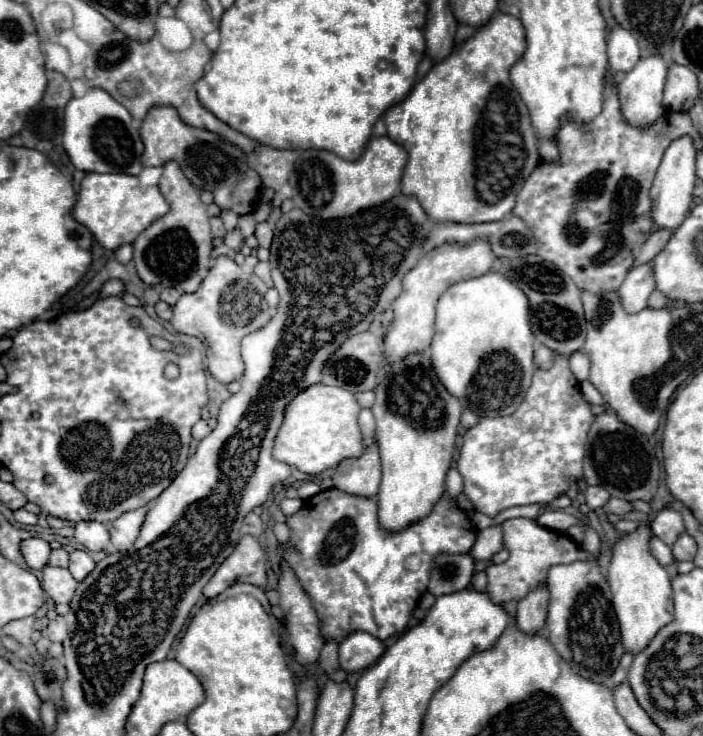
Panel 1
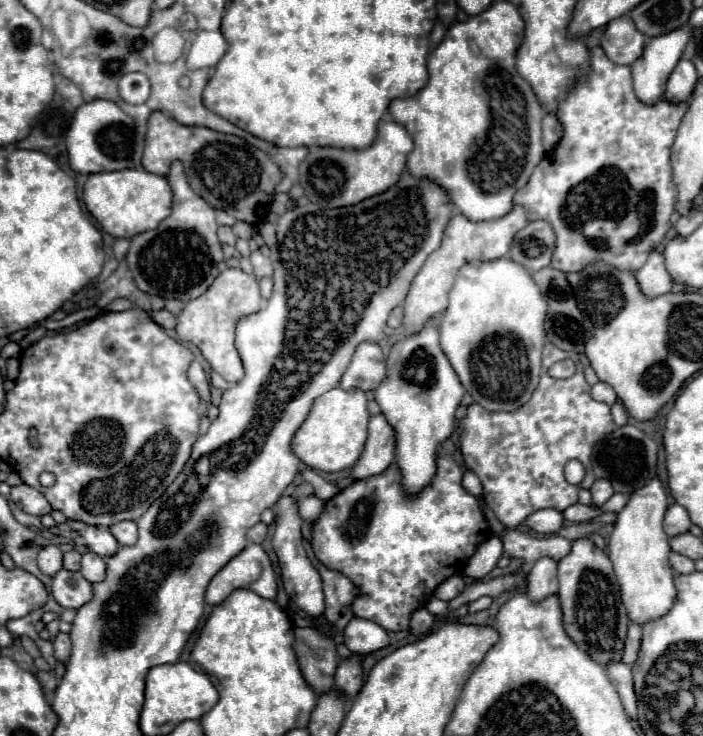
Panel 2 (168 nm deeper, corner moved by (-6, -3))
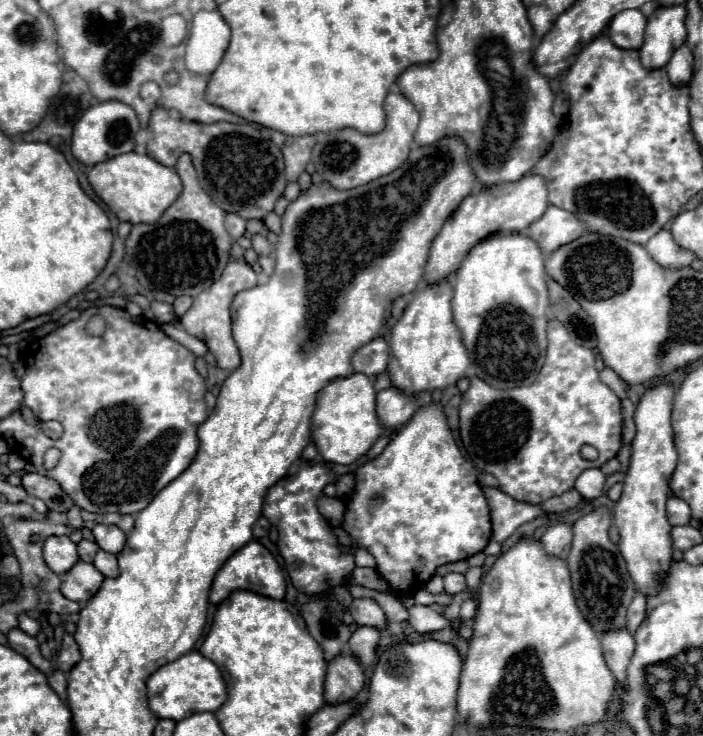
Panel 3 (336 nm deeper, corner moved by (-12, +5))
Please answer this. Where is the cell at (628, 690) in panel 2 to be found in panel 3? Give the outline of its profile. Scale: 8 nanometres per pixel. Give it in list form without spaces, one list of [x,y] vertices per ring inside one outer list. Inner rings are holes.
[[[618,628],[618,630],[608,630],[602,634],[602,650],[608,668],[616,676],[620,684],[626,680],[626,666],[628,660],[632,658],[634,652],[634,636],[628,632],[628,628]]]

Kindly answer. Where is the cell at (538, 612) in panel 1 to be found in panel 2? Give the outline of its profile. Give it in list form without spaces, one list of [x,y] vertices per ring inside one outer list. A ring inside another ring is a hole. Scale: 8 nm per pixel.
[[[540,558],[532,572],[528,574],[528,584],[526,584],[526,596],[532,602],[542,602],[548,596],[554,596],[558,592],[558,580],[556,580],[556,562],[550,558]]]

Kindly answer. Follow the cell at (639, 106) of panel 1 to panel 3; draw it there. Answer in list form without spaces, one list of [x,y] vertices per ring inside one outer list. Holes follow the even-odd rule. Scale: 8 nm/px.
[[[682,4],[658,6],[646,24],[640,60],[644,68],[662,68],[668,56],[686,40],[686,8]]]

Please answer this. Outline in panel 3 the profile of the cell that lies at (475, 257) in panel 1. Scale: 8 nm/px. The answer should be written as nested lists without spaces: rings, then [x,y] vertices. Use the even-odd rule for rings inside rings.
[[[526,174],[516,182],[506,182],[472,192],[462,200],[456,212],[452,212],[452,216],[444,222],[440,234],[432,242],[424,280],[428,284],[436,284],[436,280],[450,276],[460,266],[460,260],[464,260],[472,244],[476,244],[476,240],[482,240],[492,232],[524,232],[528,224],[532,224],[546,212],[546,208],[548,190],[546,180],[540,174]]]

